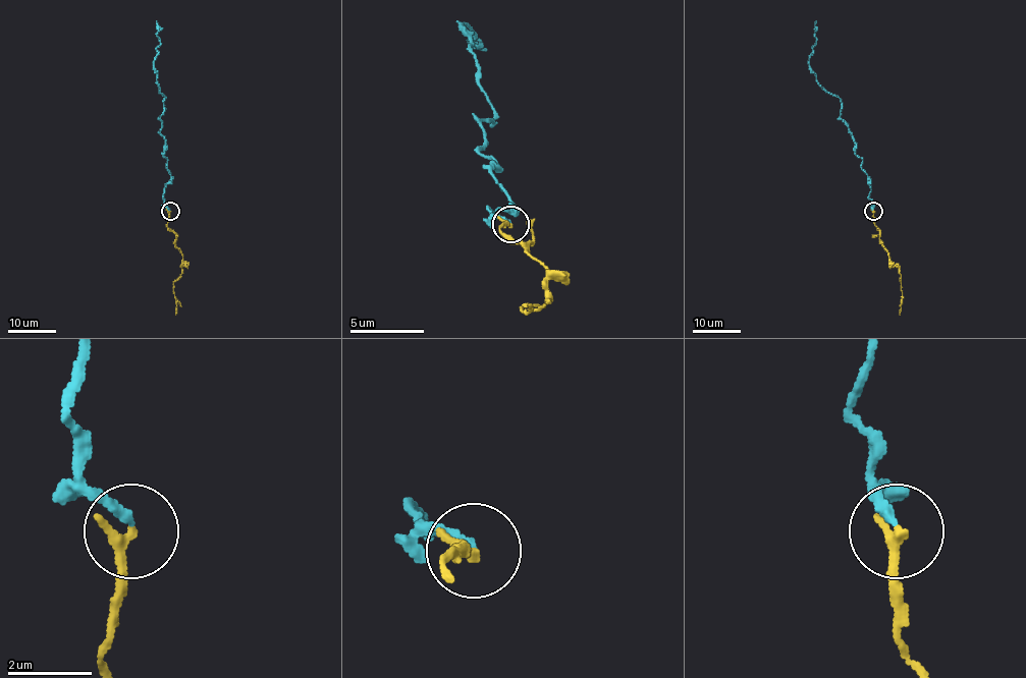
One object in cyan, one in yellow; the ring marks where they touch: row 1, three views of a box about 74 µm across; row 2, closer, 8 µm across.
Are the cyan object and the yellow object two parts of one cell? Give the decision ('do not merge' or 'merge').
do not merge

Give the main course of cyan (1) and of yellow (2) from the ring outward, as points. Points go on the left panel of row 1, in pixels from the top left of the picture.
1: (169, 210), (163, 196), (171, 174), (160, 132), (165, 97), (154, 64), (160, 42), (156, 20)
2: (169, 211), (167, 226), (175, 235), (175, 246), (182, 260), (181, 274), (173, 282), (175, 315)

